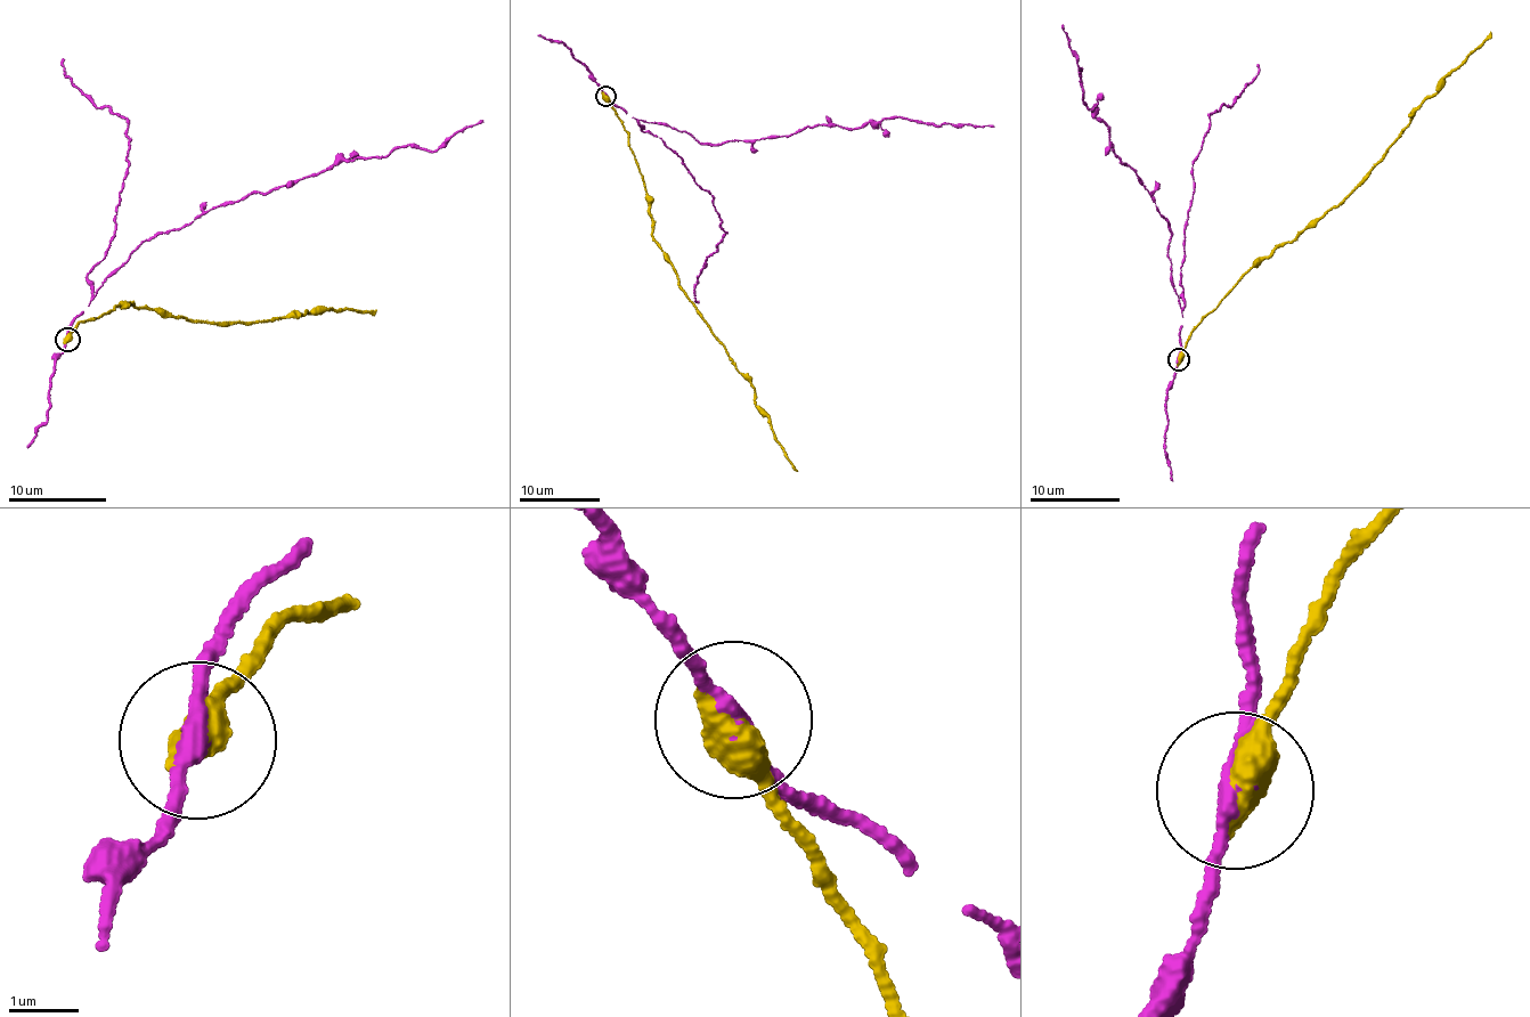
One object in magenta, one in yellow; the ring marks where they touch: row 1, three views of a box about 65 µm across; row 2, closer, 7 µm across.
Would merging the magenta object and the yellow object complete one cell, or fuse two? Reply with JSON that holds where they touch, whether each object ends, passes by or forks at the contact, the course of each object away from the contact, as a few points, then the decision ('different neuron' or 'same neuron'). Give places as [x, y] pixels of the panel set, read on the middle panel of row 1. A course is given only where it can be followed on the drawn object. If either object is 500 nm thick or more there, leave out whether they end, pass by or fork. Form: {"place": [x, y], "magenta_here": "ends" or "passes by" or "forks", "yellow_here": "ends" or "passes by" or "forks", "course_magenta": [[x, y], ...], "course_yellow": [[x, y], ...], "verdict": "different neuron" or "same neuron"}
{"place": [605, 96], "course_magenta": [[604, 95], [635, 119], [711, 145], [902, 116], [993, 127]], "course_yellow": [[604, 95], [626, 130], [644, 185], [651, 239], [673, 267], [678, 287], [755, 389], [757, 408], [798, 471]], "verdict": "different neuron"}

